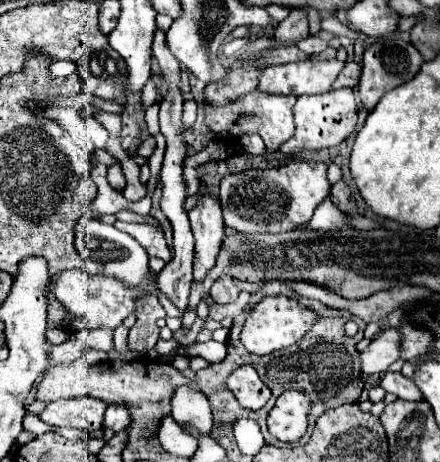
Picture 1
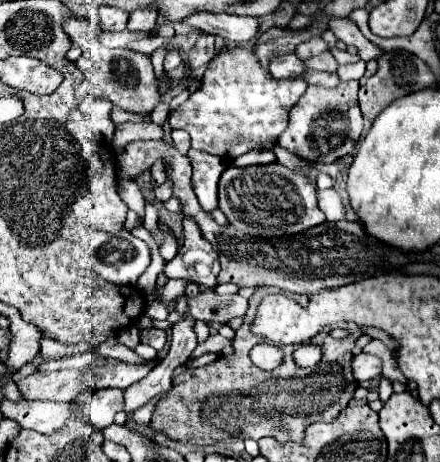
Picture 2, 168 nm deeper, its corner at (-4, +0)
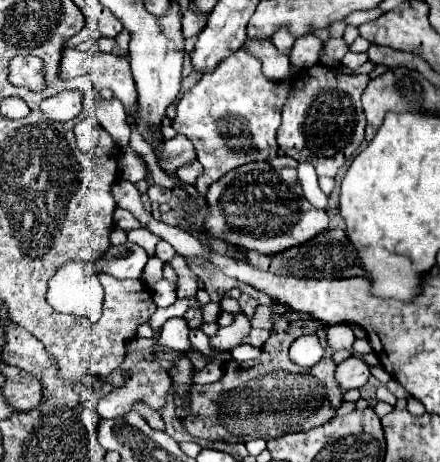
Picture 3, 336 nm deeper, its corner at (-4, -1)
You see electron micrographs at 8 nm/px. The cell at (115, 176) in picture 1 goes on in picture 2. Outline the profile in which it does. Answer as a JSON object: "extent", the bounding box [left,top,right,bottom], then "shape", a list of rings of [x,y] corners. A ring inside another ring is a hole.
{"extent":[117,179,145,221],"shape":[[[119,179],[119,183],[117,183],[117,193],[119,193],[119,197],[127,203],[127,207],[129,207],[131,211],[135,211],[141,221],[143,221],[145,201],[143,201],[143,195],[141,195],[137,183],[133,183],[131,179],[129,179],[129,181],[127,181],[127,179]]]}

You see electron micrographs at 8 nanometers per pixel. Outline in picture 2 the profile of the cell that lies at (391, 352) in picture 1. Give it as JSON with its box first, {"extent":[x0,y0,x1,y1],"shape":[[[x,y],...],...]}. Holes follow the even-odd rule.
{"extent":[353,353,381,381],"shape":[[[359,353],[353,359],[353,373],[357,381],[369,381],[381,375],[381,357],[369,355],[369,353]]]}

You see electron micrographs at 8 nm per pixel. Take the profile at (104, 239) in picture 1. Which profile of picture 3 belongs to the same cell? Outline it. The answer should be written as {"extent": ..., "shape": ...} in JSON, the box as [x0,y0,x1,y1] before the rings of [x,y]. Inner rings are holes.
{"extent":[95,242,149,280],"shape":[[[125,242],[121,246],[111,246],[105,256],[95,264],[97,272],[107,272],[119,280],[125,278],[141,278],[141,272],[147,264],[149,256],[147,252],[133,244],[133,242]]]}

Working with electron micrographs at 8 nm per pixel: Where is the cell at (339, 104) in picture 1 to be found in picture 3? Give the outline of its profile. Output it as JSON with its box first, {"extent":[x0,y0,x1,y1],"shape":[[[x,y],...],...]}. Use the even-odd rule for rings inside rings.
{"extent":[277,62,369,176],"shape":[[[317,62],[311,68],[299,70],[291,78],[291,90],[283,106],[283,122],[277,130],[277,144],[287,154],[289,158],[297,162],[309,162],[313,164],[317,176],[331,176],[339,172],[339,168],[355,154],[355,150],[363,142],[365,134],[365,114],[361,108],[361,94],[369,82],[369,74],[359,74],[359,76],[347,76],[341,74],[341,68],[331,68],[321,62]]]}

